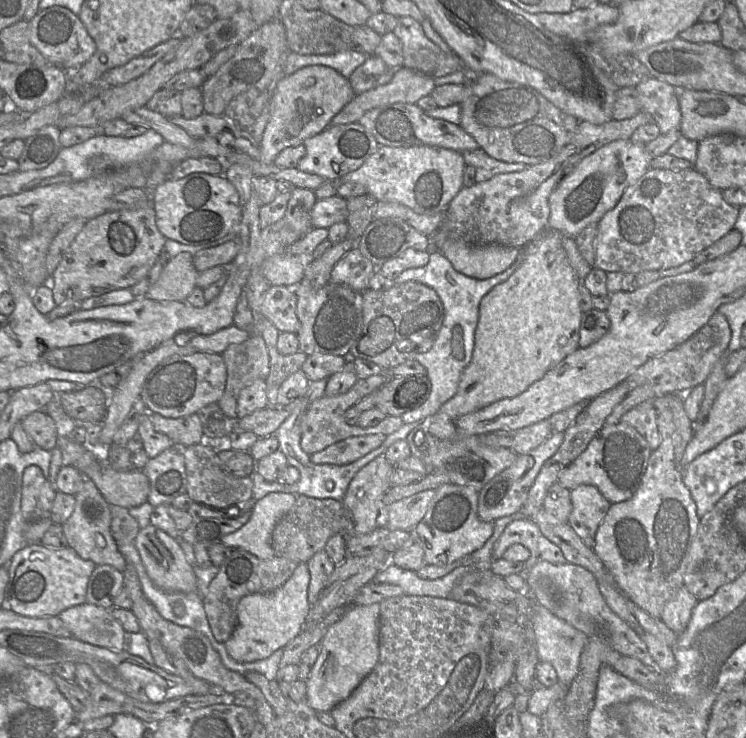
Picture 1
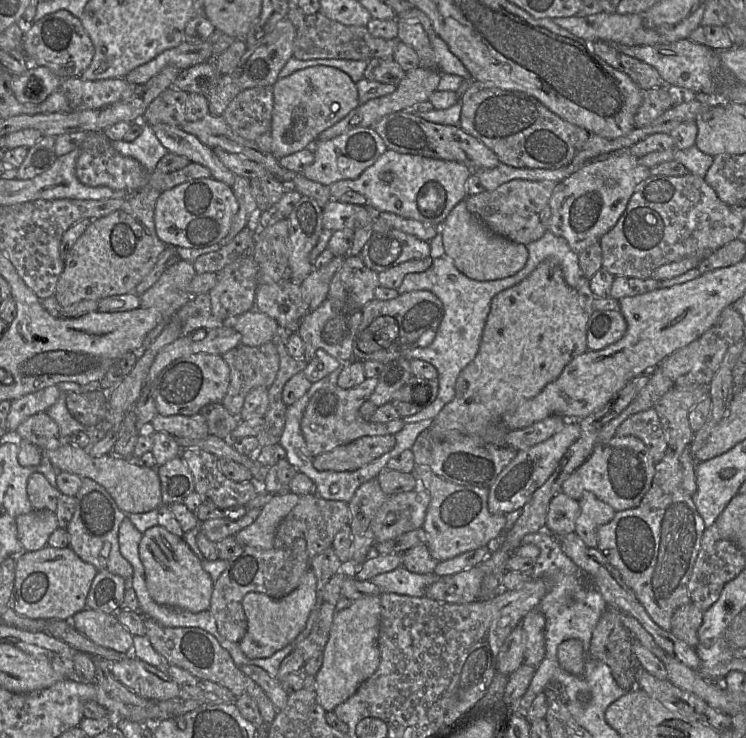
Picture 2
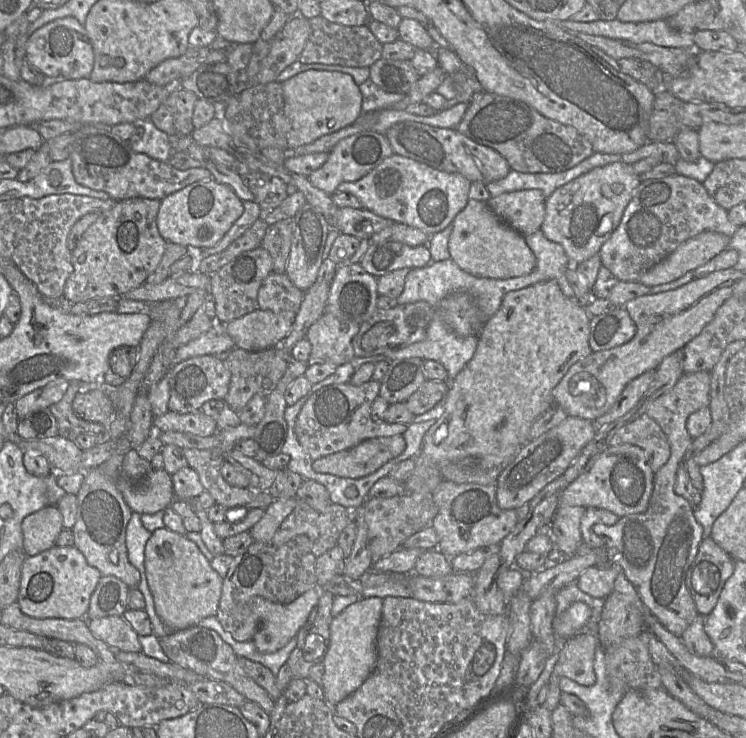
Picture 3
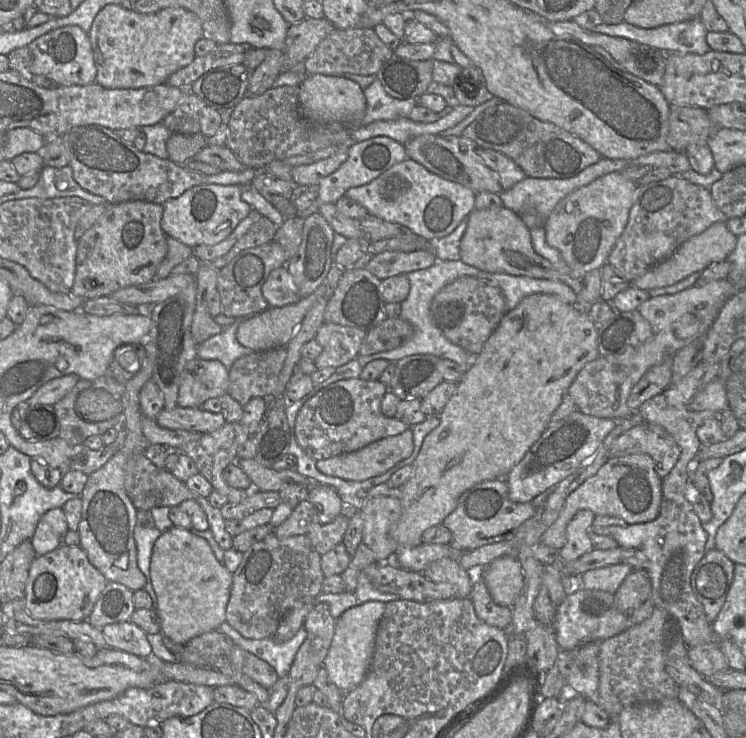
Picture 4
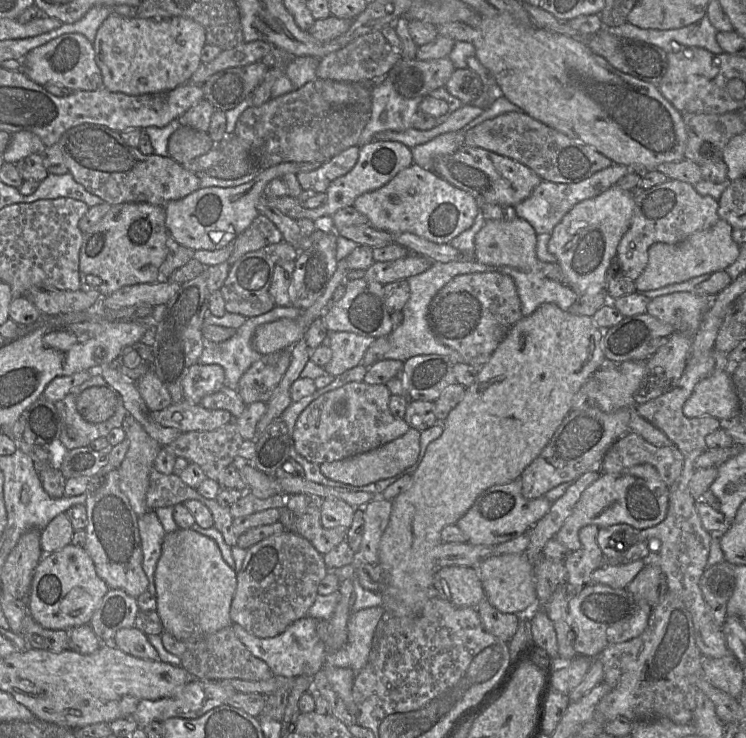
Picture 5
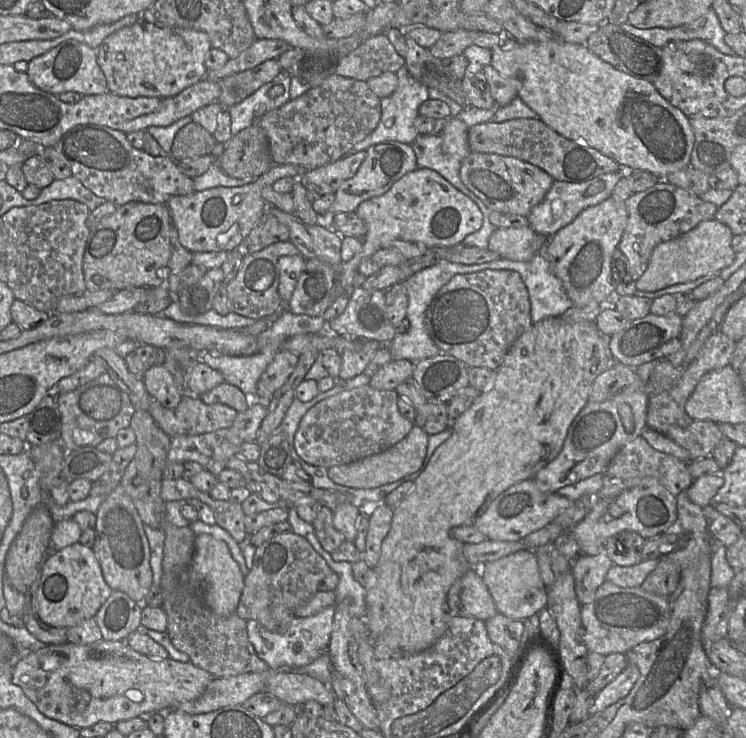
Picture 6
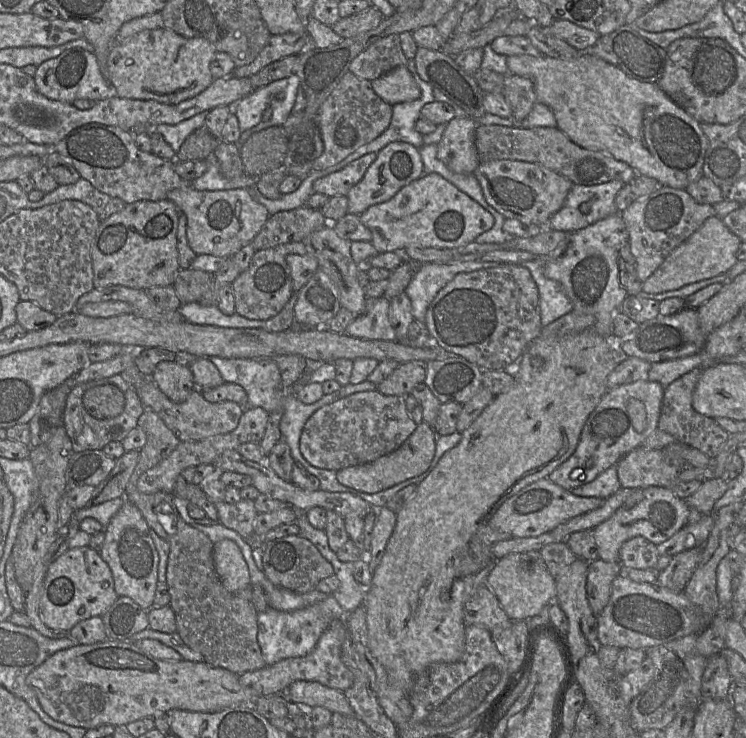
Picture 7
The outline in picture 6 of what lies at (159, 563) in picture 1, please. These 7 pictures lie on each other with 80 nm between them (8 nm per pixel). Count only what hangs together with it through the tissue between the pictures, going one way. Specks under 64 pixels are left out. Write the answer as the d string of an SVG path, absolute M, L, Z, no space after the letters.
M199 534L195 539L193 567L205 581L206 605L216 614L229 616L235 613L244 587L245 575L239 564L233 559L227 544L207 534Z

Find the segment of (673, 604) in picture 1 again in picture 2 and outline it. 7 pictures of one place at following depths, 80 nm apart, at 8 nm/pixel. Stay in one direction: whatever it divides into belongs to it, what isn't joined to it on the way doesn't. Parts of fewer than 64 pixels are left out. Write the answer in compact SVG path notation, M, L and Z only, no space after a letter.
M689 602L673 613L670 631L690 647L695 648L702 621L703 612L693 602Z

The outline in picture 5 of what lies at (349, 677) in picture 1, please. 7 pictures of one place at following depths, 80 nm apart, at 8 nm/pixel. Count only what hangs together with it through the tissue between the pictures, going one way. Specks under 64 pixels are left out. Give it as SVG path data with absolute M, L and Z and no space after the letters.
M380 606L353 612L348 620L348 638L336 652L326 655L326 664L350 668L355 673L368 663L372 640L379 620L384 613Z

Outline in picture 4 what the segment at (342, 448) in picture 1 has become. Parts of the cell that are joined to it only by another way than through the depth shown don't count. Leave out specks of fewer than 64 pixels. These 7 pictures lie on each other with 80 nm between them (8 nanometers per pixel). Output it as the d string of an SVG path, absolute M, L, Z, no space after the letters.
M408 428L405 432L370 443L369 445L349 453L325 460L316 461L317 469L328 476L338 477L347 481L362 482L380 476L400 461L411 456L414 450L413 432Z

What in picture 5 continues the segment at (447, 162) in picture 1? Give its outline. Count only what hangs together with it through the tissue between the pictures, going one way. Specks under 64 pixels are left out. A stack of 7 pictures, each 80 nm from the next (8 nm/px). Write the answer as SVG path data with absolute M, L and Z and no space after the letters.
M415 163L399 171L379 189L359 195L353 206L368 218L369 225L375 229L390 234L409 232L435 243L450 243L454 237L473 225L478 213L477 199L474 196Z

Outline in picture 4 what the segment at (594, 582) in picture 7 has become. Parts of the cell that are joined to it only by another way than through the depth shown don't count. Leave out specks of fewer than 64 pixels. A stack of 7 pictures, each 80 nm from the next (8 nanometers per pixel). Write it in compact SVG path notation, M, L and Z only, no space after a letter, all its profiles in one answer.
M590 510L578 511L566 528L566 543L559 550L559 564L574 561L593 550L589 537L589 528L595 514Z

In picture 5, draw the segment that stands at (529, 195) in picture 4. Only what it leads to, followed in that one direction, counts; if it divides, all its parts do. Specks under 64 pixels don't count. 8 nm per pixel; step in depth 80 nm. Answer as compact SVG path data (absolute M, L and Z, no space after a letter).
M612 163L609 167L597 171L589 178L573 183L558 183L542 180L532 191L530 196L514 206L517 216L525 219L533 227L536 234L551 234L554 227L561 221L564 215L570 211L574 205L582 200L593 198L623 177L628 171L628 167L622 164Z

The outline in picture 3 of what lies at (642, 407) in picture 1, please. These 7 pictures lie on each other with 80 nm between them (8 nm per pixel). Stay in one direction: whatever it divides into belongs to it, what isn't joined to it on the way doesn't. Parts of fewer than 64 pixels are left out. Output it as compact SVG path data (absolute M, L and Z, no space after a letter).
M646 413L621 427L610 440L609 446L621 444L631 444L642 448L655 473L670 457L667 436L660 425Z

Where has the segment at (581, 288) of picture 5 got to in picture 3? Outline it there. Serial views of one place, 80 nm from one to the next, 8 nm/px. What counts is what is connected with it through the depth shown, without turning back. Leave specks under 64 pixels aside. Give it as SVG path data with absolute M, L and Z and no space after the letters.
M614 162L596 167L558 187L546 198L546 213L541 229L551 241L559 243L574 267L599 253L602 244L618 227L624 210L640 185L632 165Z

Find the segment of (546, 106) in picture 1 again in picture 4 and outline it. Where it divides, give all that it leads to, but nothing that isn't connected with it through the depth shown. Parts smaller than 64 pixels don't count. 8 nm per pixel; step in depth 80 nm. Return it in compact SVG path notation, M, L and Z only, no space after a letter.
M506 101L485 109L463 130L462 135L479 146L503 153L527 176L535 178L573 177L602 158L598 151L579 137Z

